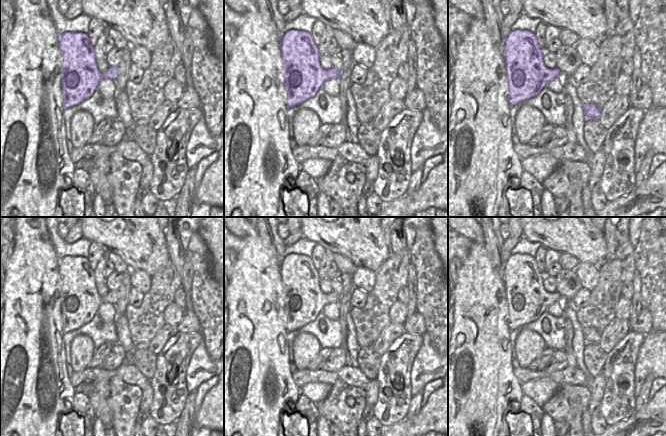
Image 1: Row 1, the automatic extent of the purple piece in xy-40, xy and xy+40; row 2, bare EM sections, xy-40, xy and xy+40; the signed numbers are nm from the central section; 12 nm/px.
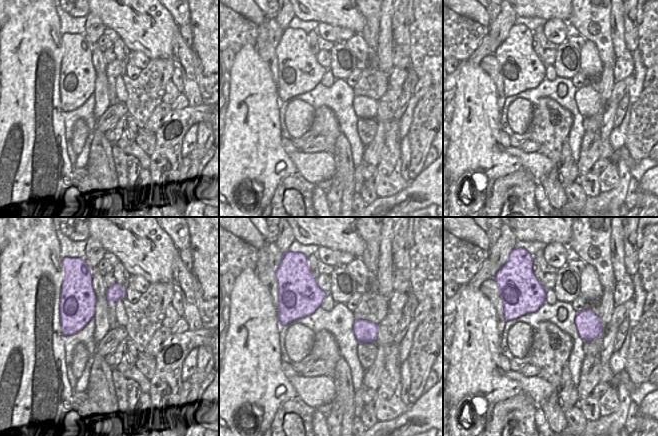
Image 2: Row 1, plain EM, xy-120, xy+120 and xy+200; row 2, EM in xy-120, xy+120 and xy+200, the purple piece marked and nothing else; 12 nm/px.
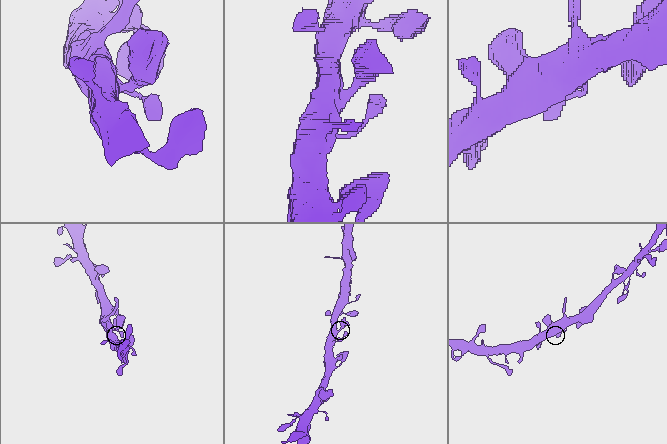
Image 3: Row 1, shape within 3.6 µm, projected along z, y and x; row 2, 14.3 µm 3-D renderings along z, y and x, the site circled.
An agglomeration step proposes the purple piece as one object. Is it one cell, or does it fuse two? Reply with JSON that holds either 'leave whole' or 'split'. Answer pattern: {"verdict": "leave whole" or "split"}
{"verdict": "leave whole"}

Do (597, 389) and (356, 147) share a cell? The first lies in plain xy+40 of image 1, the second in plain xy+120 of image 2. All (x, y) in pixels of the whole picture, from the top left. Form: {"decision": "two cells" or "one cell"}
{"decision": "two cells"}

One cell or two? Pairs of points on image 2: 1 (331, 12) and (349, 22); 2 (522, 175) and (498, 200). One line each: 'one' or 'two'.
1: one
2: one

